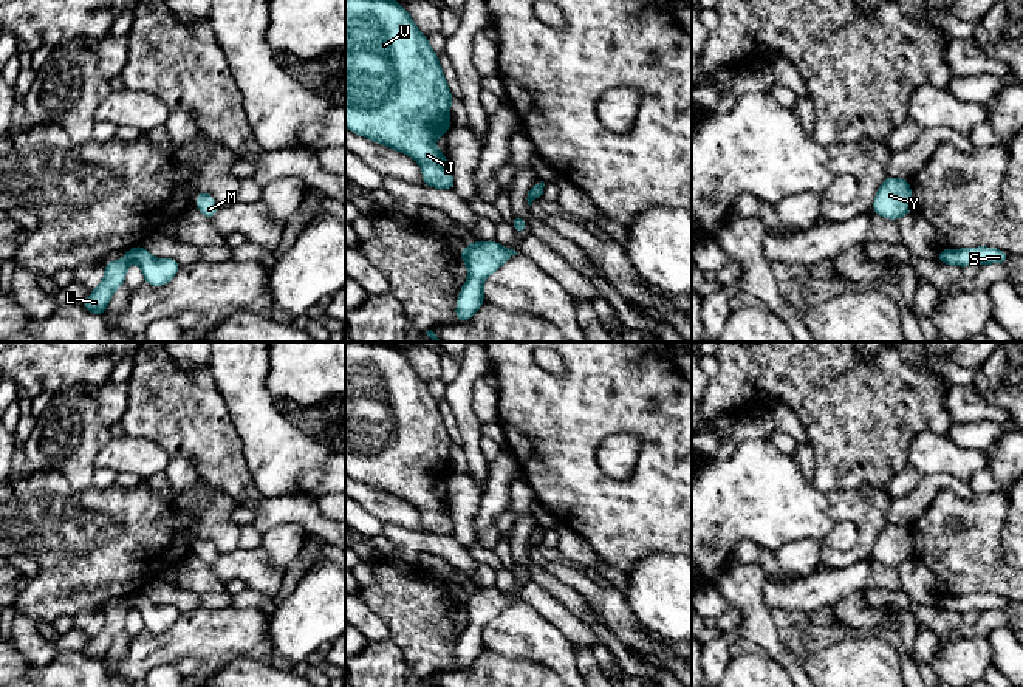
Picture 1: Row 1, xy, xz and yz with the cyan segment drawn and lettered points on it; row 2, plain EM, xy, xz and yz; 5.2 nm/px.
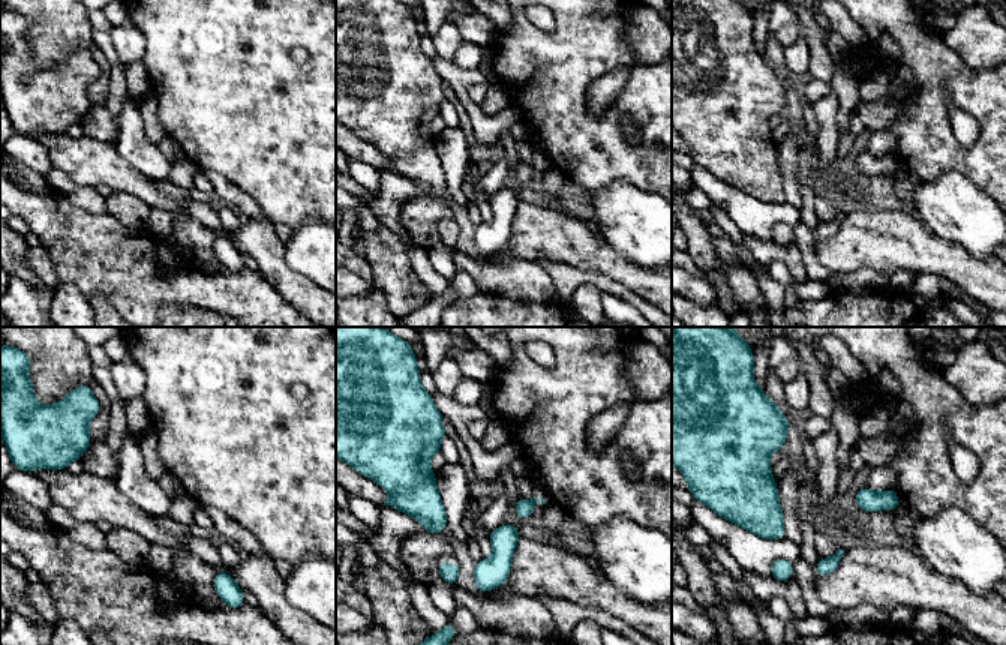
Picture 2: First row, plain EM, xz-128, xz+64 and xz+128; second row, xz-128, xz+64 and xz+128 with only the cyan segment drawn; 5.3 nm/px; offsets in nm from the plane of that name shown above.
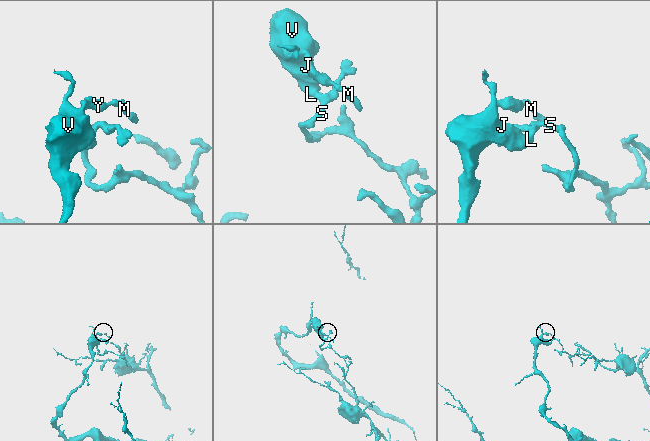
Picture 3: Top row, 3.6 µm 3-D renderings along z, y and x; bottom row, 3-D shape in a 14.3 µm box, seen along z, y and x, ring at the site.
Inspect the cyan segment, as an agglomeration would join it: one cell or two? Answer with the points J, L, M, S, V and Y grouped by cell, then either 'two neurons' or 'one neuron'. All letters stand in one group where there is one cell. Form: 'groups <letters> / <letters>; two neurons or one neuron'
groups J L M V Y / S; two neurons

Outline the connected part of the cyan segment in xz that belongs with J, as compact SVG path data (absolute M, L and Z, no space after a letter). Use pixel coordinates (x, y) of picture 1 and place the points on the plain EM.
M345 342L345 473L351 478L371 486L378 490L388 492L401 500L412 503L423 514L424 532L435 535L453 537L455 526L452 518L447 515L446 500L441 500L435 494L435 486L443 483L449 473L450 467L450 449L453 443L444 426L444 419L438 408L438 401L430 395L427 382L424 382L415 371L410 361L393 345L387 342Z

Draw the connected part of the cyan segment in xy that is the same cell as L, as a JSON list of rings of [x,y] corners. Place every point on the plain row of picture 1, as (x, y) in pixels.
[[[119,600],[119,608],[104,610],[105,624],[101,631],[91,637],[82,653],[93,661],[105,661],[113,639],[124,630],[127,622],[128,605]]]

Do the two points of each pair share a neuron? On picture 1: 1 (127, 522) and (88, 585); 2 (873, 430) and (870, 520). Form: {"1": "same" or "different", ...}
{"1": "same", "2": "different"}

